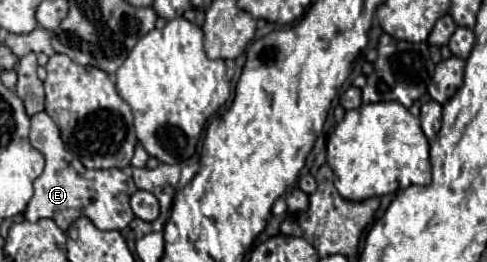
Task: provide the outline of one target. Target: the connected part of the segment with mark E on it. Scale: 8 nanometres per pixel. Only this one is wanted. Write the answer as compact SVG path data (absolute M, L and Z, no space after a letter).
M46 112L34 114L30 118L30 144L44 154L46 166L44 172L34 180L34 196L30 198L24 212L26 220L36 222L40 218L50 218L62 230L68 230L68 226L80 216L90 218L94 226L100 230L122 230L132 222L134 212L130 208L130 196L136 192L134 180L118 168L110 170L84 168L78 156L66 150L58 126L50 120Z

